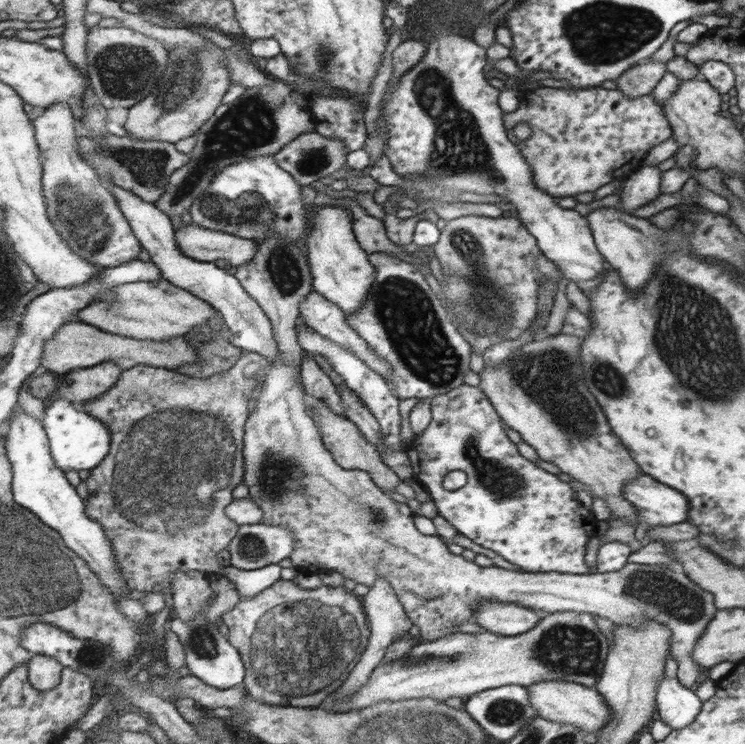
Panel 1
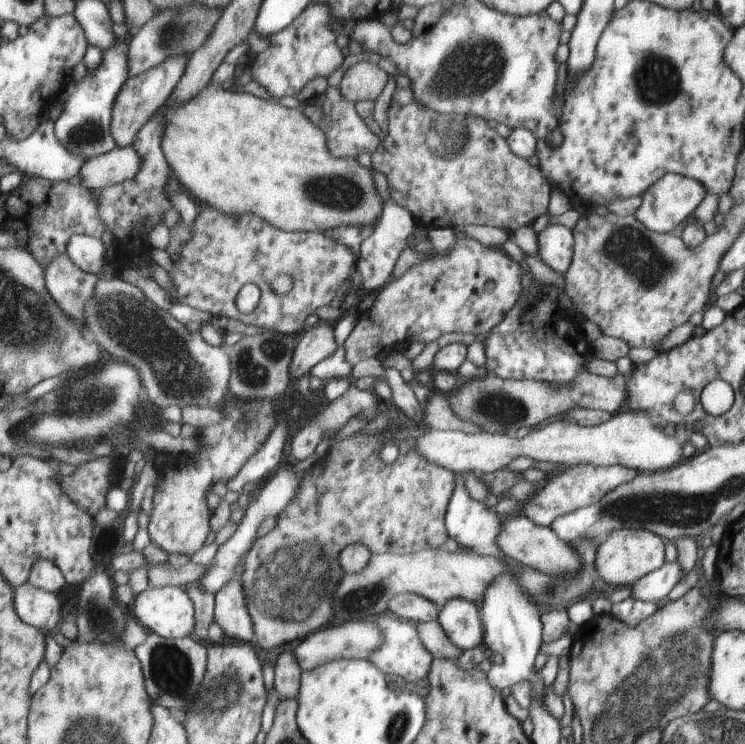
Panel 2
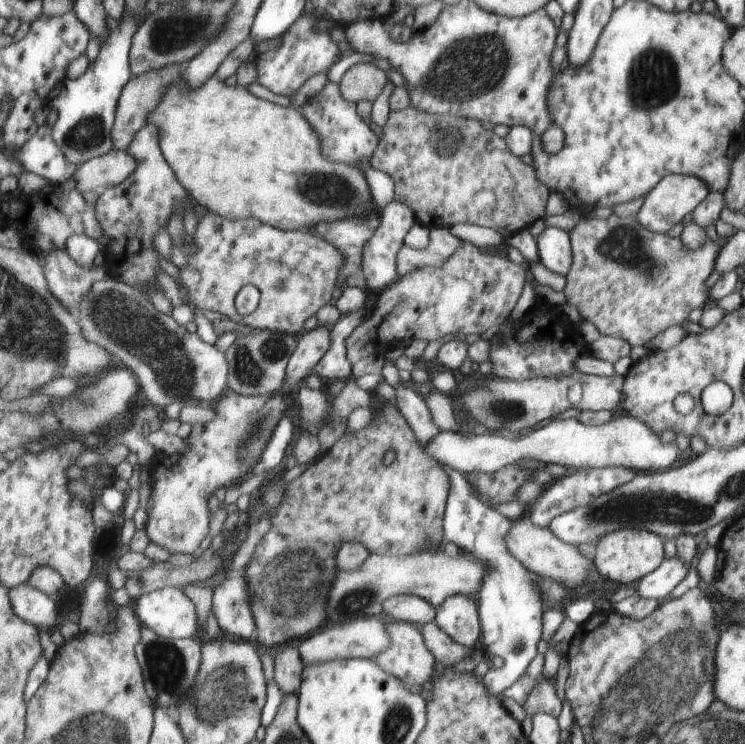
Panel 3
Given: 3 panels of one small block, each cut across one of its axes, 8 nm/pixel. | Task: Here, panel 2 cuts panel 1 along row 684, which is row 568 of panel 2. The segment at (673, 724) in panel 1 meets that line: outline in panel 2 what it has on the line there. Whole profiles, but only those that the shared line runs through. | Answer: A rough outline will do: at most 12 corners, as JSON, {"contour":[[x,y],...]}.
{"contour":[[667,562],[636,581],[639,601],[664,602],[683,578],[679,562]]}

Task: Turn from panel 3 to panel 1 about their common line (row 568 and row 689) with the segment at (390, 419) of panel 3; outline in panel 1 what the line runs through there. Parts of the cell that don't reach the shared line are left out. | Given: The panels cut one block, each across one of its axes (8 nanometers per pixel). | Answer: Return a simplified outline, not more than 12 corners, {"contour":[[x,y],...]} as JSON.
{"contour":[[280,579],[223,615],[248,695],[318,706],[370,643],[350,586]]}

